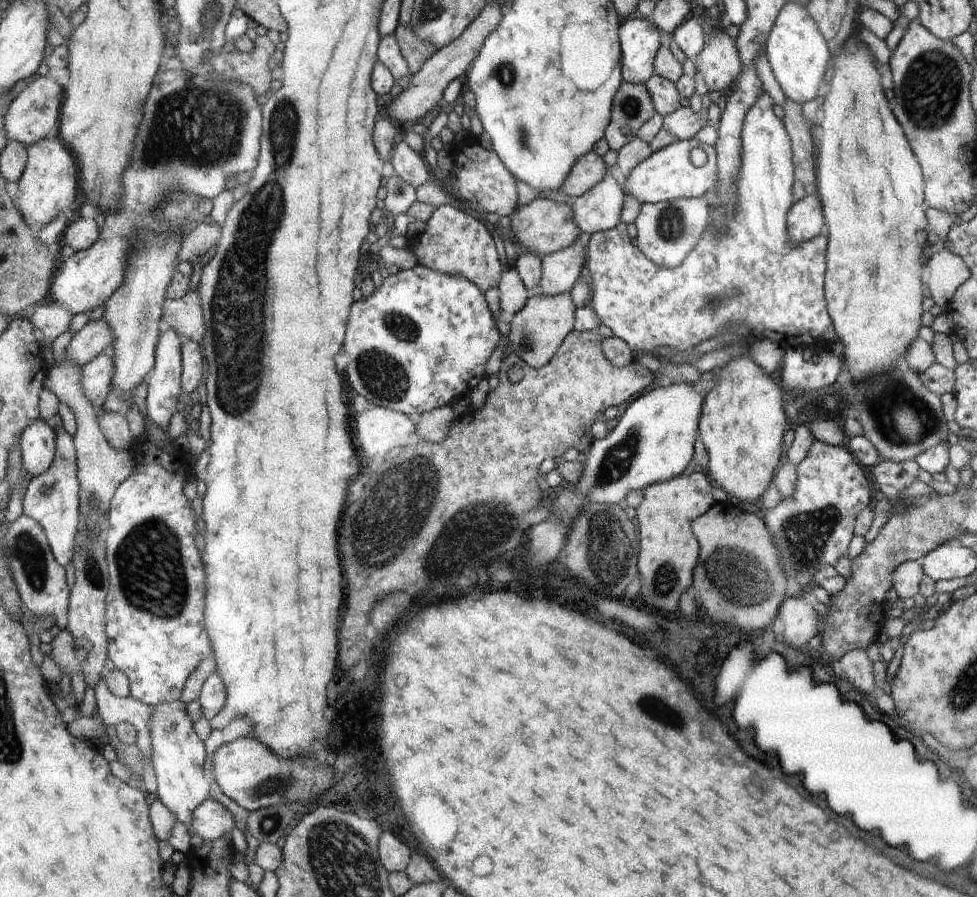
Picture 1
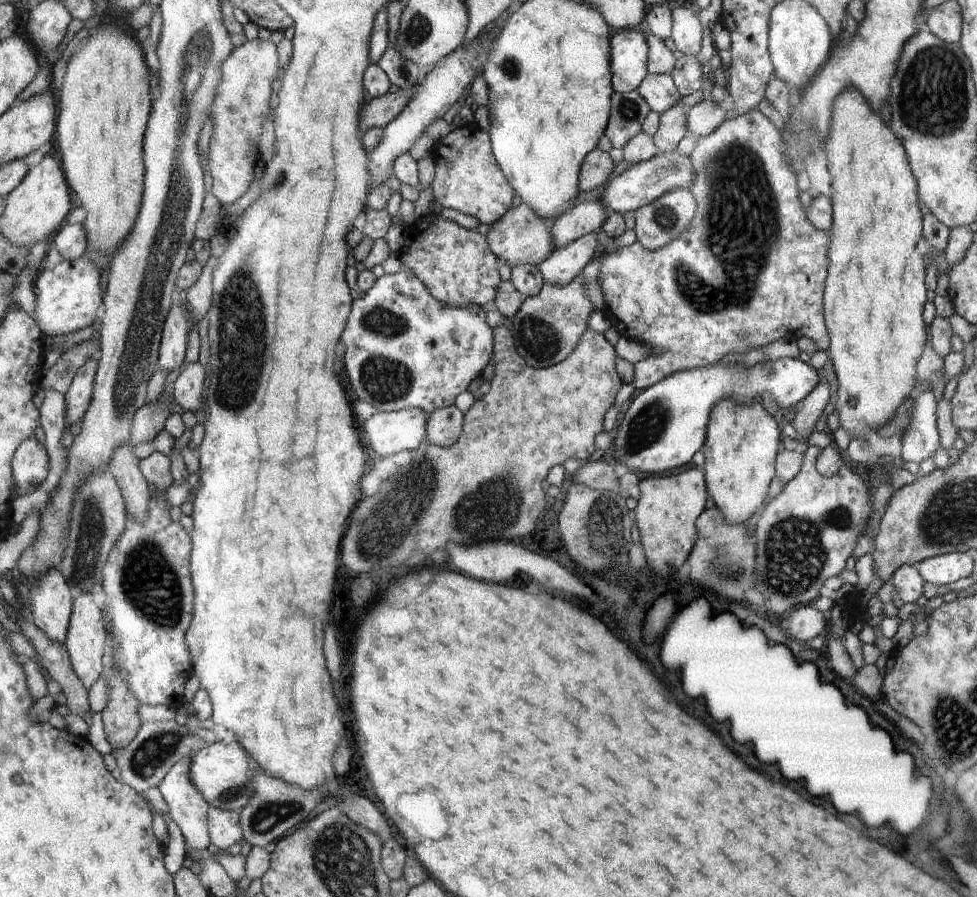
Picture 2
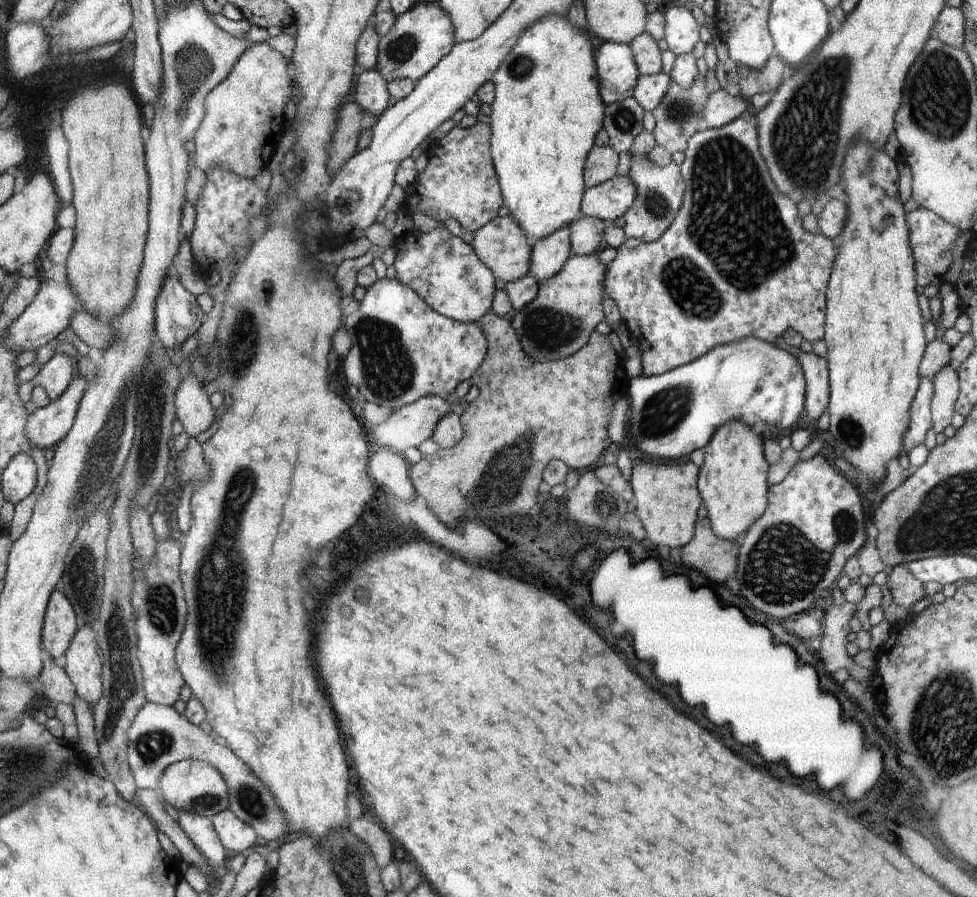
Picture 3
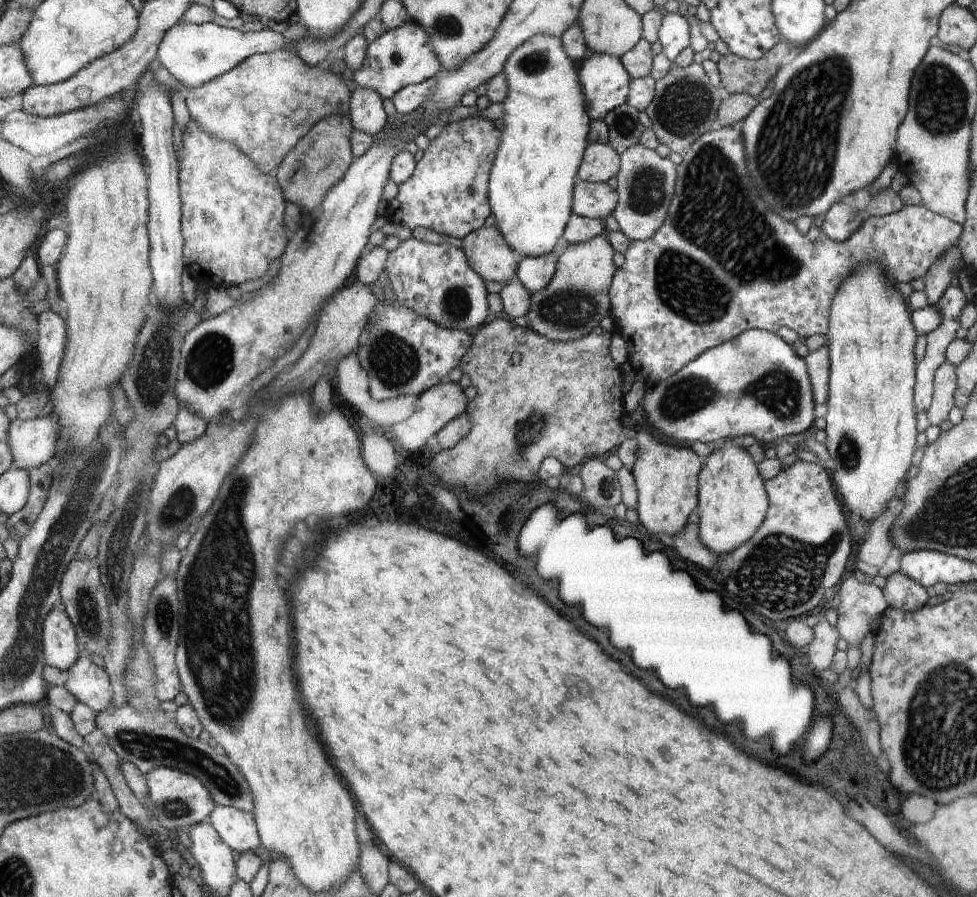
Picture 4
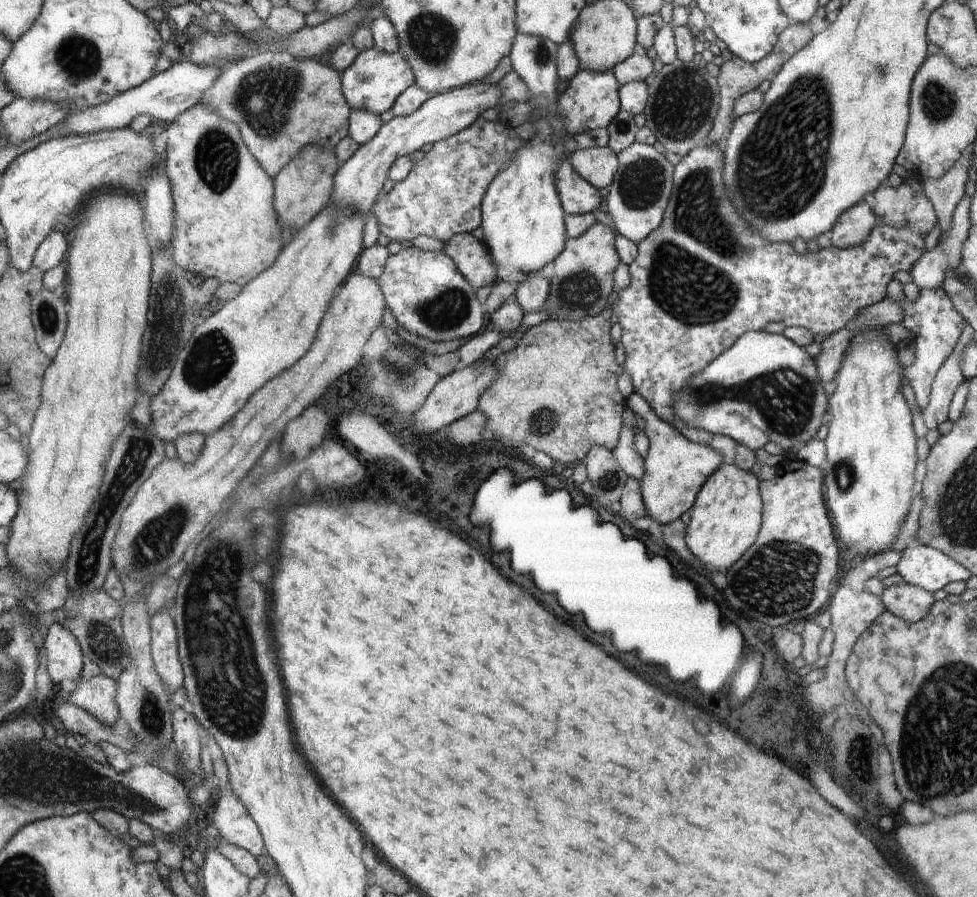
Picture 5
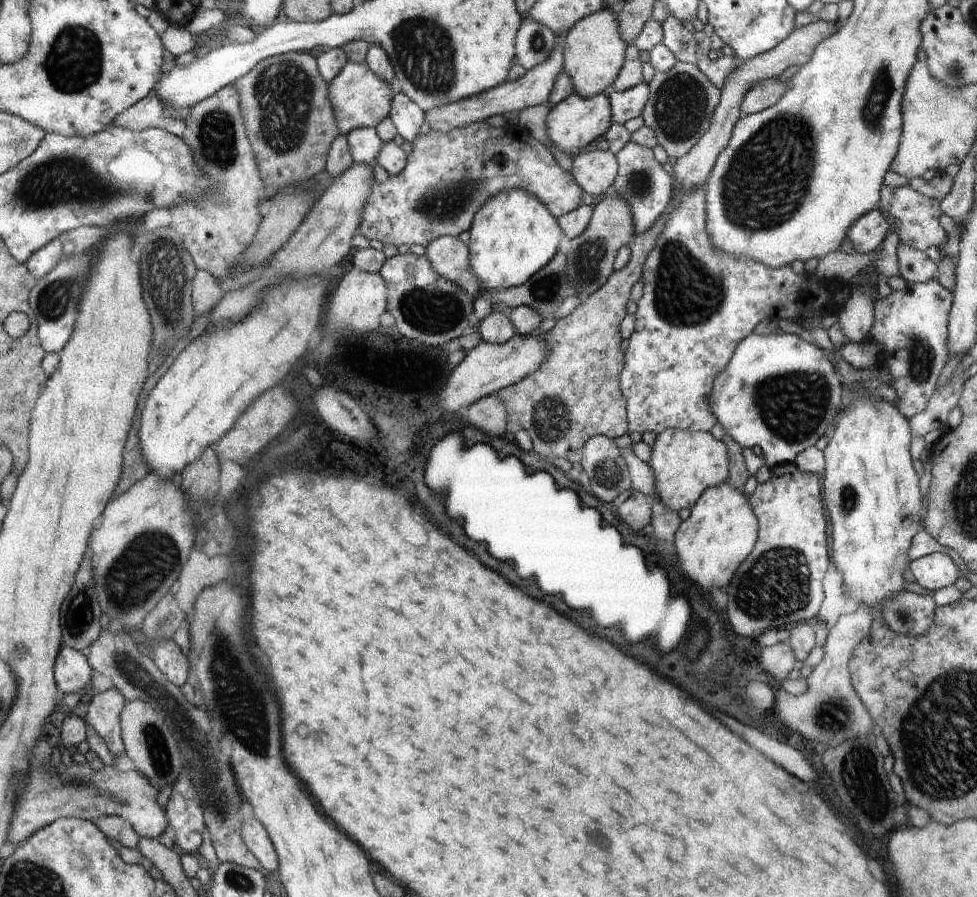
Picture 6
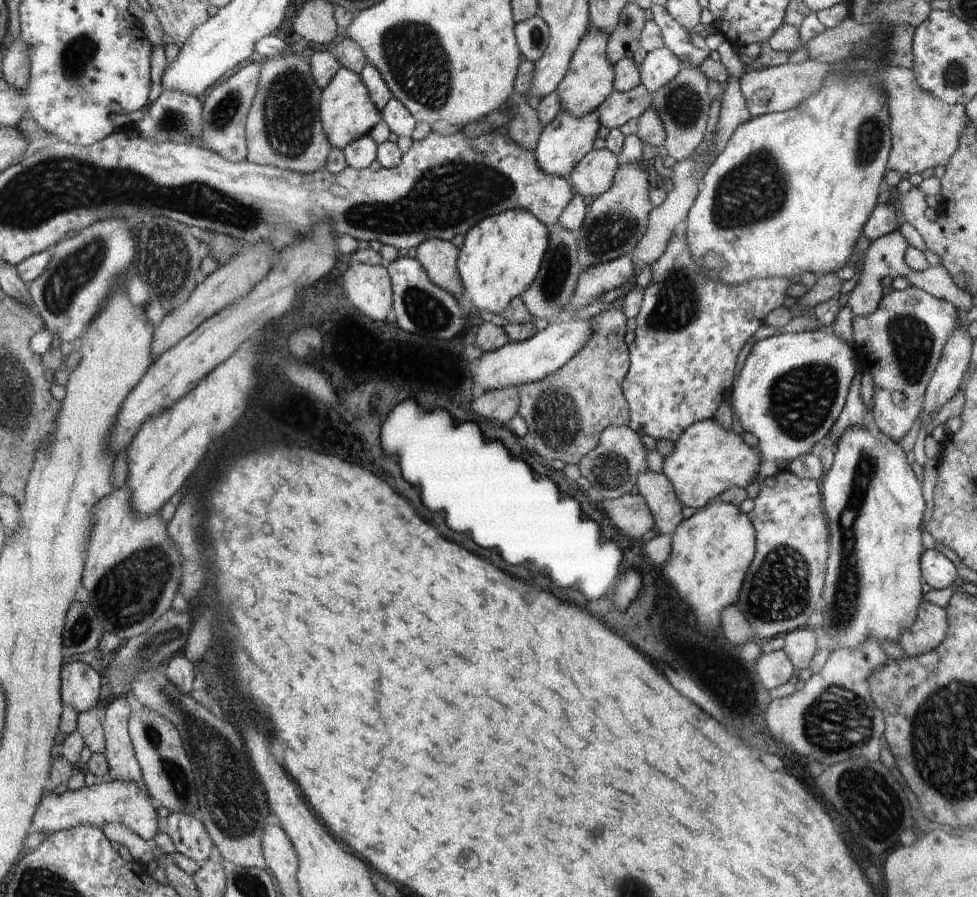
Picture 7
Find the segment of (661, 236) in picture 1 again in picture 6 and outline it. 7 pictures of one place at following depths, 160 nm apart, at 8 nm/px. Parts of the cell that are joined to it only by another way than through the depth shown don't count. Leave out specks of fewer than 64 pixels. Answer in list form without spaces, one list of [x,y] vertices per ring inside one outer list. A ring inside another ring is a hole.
[[[628,142],[615,156],[618,171],[612,188],[630,206],[630,216],[634,222],[634,236],[640,236],[642,232],[646,234],[654,224],[658,224],[660,216],[668,210],[672,199],[672,179],[662,164],[656,161],[653,150],[640,146],[636,142]]]

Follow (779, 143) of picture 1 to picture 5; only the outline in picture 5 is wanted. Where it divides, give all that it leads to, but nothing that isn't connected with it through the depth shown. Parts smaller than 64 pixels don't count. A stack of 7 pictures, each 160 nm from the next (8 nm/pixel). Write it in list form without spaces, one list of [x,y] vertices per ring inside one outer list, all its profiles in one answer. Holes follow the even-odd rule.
[[[723,143],[716,145],[706,145],[691,151],[684,159],[674,167],[673,186],[670,194],[666,211],[663,215],[663,225],[637,244],[637,256],[634,263],[629,266],[629,286],[619,292],[619,300],[615,303],[613,314],[618,315],[620,326],[622,326],[622,344],[626,351],[626,360],[622,370],[626,371],[632,378],[635,393],[637,393],[657,415],[659,420],[670,424],[678,433],[681,433],[691,442],[709,446],[710,440],[715,437],[705,432],[703,429],[694,429],[688,427],[688,424],[680,421],[674,412],[675,395],[681,392],[681,388],[698,374],[703,372],[718,356],[727,352],[736,340],[739,340],[746,332],[763,331],[770,322],[782,323],[785,327],[804,327],[810,329],[814,335],[823,334],[824,336],[832,335],[834,332],[841,330],[844,326],[850,325],[857,313],[865,307],[880,303],[886,298],[887,285],[893,280],[894,274],[899,271],[909,273],[914,264],[927,251],[925,237],[916,233],[913,229],[890,227],[889,225],[877,224],[872,230],[870,237],[865,244],[850,249],[838,249],[830,247],[819,249],[816,253],[808,252],[804,255],[798,255],[793,250],[792,245],[787,243],[770,243],[766,241],[759,233],[752,231],[741,218],[738,209],[734,209],[730,203],[729,197],[726,197],[725,183],[723,182]]]

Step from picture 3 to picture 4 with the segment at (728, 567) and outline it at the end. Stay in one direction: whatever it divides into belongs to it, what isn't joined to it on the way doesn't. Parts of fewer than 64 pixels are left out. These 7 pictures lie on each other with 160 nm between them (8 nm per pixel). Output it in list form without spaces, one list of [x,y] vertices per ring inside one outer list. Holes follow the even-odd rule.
[[[686,523],[686,526],[677,534],[672,537],[674,540],[674,548],[678,550],[678,554],[686,560],[692,562],[700,568],[710,570],[716,564],[716,556],[705,545],[698,536],[698,525],[696,523]]]

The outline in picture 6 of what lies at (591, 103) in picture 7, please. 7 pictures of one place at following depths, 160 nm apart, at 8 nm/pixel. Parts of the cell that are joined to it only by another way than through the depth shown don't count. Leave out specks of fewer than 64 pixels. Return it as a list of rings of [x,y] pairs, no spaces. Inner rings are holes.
[[[609,7],[594,12],[578,20],[566,34],[566,44],[562,46],[564,68],[578,96],[592,97],[605,92],[615,81],[624,65],[629,44],[620,36],[618,14]]]

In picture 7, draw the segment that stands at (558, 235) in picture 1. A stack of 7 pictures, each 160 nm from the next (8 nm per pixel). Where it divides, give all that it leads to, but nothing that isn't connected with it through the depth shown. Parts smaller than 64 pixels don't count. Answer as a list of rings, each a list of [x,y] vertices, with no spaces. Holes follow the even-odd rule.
[[[428,239],[416,247],[415,259],[425,268],[428,278],[458,299],[465,294],[458,271],[459,249],[450,241]]]

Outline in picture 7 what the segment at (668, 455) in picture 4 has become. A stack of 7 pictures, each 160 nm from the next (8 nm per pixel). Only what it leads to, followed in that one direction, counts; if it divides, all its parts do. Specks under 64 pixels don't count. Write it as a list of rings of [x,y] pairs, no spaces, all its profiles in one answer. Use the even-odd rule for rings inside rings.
[[[712,419],[692,424],[682,432],[682,436],[674,440],[673,452],[664,457],[664,462],[662,462],[662,473],[670,480],[676,498],[683,507],[700,509],[708,505],[712,498],[721,496],[722,492],[730,486],[746,489],[754,480],[754,476],[759,475],[760,462],[762,462],[762,456],[758,449],[750,448],[740,435],[733,431],[728,432]]]

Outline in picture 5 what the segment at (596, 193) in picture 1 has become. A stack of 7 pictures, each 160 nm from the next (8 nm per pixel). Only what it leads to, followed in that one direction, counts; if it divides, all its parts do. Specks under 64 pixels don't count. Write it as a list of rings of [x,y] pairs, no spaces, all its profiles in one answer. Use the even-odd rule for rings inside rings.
[[[533,273],[524,274],[527,276],[524,282],[520,283],[517,289],[515,301],[521,307],[523,314],[539,313],[544,310],[549,294],[549,282]]]

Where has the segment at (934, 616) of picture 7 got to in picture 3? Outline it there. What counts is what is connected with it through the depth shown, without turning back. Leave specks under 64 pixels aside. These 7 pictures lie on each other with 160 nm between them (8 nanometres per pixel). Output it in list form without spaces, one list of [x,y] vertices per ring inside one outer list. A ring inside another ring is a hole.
[[[896,565],[888,577],[893,601],[910,609],[926,596],[923,584],[904,566]]]

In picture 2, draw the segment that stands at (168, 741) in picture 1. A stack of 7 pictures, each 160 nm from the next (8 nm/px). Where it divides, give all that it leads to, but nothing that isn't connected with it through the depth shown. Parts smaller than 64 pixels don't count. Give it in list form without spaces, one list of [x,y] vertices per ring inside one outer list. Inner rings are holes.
[[[191,758],[180,759],[164,776],[159,784],[159,791],[162,793],[170,816],[178,825],[184,835],[185,842],[189,844],[187,864],[190,864],[191,856],[202,849],[212,849],[209,830],[207,829],[207,812],[210,810],[209,802],[199,793],[199,790],[190,782],[189,768]]]

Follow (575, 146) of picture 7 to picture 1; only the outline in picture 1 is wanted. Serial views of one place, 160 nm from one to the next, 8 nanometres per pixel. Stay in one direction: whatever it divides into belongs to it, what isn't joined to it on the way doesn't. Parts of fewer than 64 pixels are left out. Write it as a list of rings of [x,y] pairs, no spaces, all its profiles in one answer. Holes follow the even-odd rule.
[[[628,18],[620,25],[621,79],[631,85],[643,85],[655,74],[654,59],[667,36],[647,18]]]

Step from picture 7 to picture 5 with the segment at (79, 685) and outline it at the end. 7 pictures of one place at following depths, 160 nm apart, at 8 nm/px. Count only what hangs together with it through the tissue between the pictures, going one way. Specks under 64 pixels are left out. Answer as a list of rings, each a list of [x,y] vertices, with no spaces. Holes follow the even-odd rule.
[[[49,624],[43,645],[42,659],[57,689],[64,680],[78,682],[82,678],[86,658],[68,628]]]

